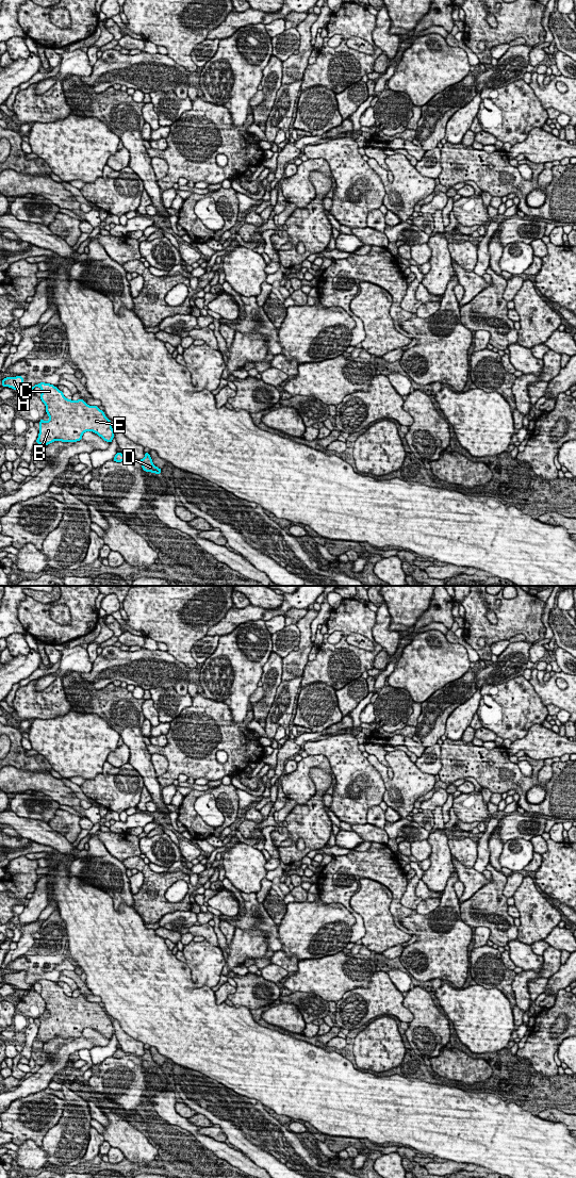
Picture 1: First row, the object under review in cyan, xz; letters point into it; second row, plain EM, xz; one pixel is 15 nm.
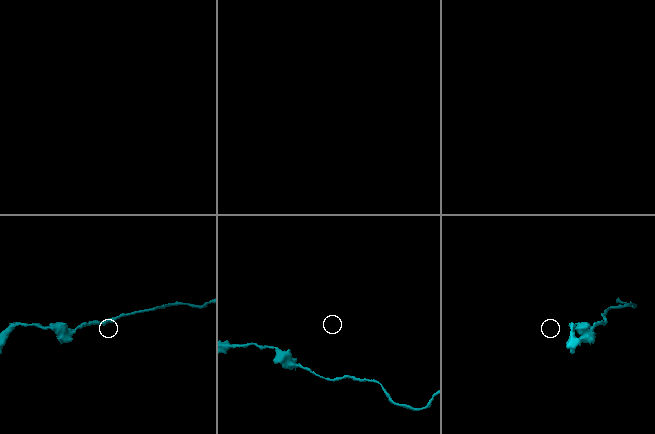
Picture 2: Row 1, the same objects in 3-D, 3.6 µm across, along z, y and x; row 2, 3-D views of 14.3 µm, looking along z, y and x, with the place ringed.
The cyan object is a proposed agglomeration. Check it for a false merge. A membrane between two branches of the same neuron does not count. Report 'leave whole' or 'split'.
leave whole

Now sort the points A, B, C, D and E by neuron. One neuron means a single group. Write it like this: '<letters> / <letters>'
A B C D E

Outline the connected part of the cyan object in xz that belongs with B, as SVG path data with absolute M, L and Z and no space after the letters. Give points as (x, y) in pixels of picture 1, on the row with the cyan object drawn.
M16 376L3 378L2 387L12 388L18 391L20 394L30 393L35 387L39 387L42 389L42 395L39 397L46 406L46 412L49 420L47 422L45 422L43 419L39 421L39 433L35 443L42 444L44 447L54 441L81 441L85 431L93 431L109 443L111 443L115 437L111 421L105 416L104 412L99 409L99 407L89 406L82 398L76 402L67 399L63 392L53 385L40 382L29 388L24 385L23 377Z

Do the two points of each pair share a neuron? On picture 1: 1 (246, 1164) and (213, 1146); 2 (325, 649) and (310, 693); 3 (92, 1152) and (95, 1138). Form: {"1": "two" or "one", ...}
{"1": "one", "2": "two", "3": "one"}

